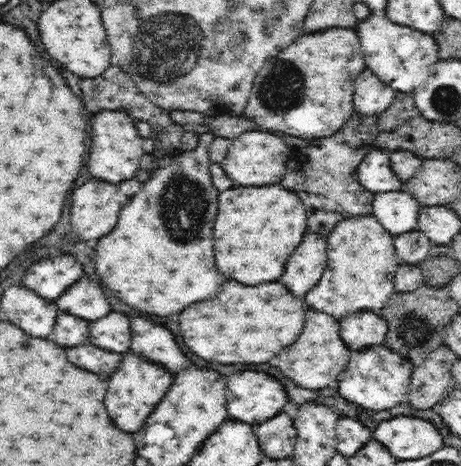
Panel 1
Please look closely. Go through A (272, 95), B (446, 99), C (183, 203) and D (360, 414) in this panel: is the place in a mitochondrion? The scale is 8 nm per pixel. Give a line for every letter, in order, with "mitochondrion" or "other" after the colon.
A: mitochondrion
B: mitochondrion
C: mitochondrion
D: other

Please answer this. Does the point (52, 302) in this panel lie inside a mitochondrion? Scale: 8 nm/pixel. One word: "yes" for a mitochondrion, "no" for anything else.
no

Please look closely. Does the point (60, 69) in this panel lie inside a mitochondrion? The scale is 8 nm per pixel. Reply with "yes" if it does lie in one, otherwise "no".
no

